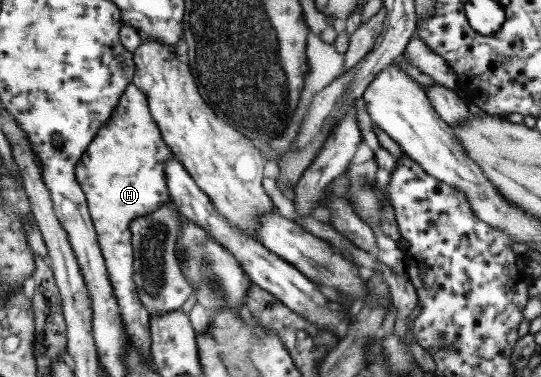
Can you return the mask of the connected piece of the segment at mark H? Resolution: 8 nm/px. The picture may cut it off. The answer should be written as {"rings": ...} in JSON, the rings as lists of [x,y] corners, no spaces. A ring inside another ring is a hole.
{"rings":[[[130,83],[74,167],[74,176],[85,196],[112,294],[117,300],[121,323],[126,329],[130,345],[144,359],[151,358],[149,314],[138,300],[132,282],[133,256],[128,223],[138,216],[154,212],[168,202],[164,165],[172,157],[150,116],[144,93]]]}

